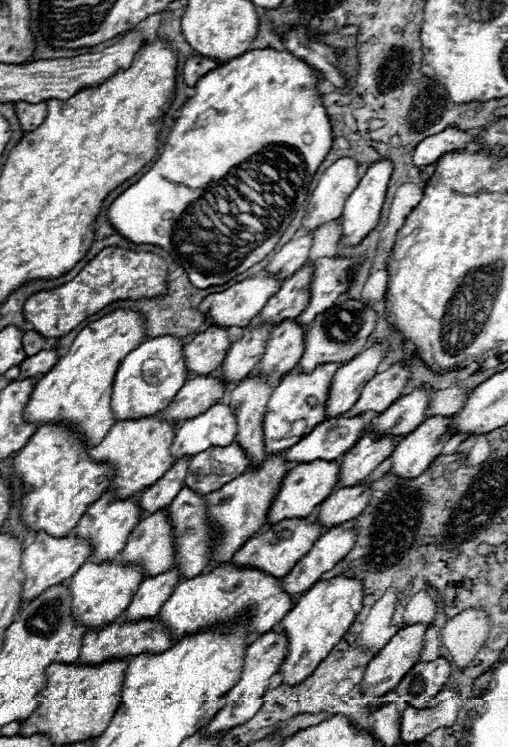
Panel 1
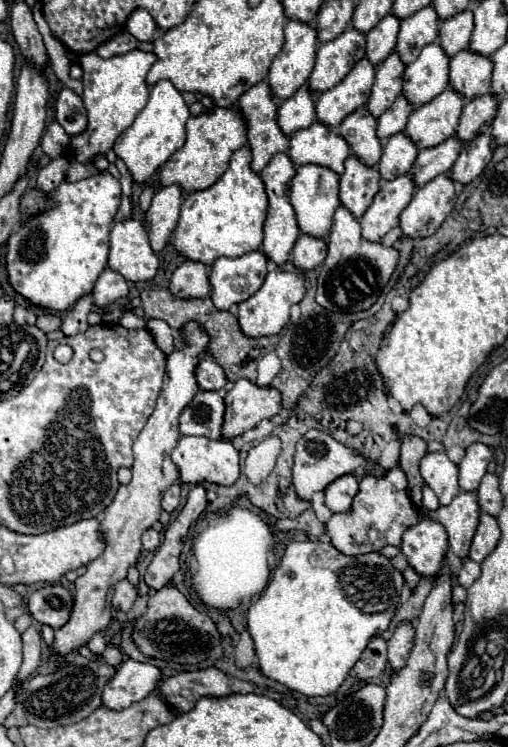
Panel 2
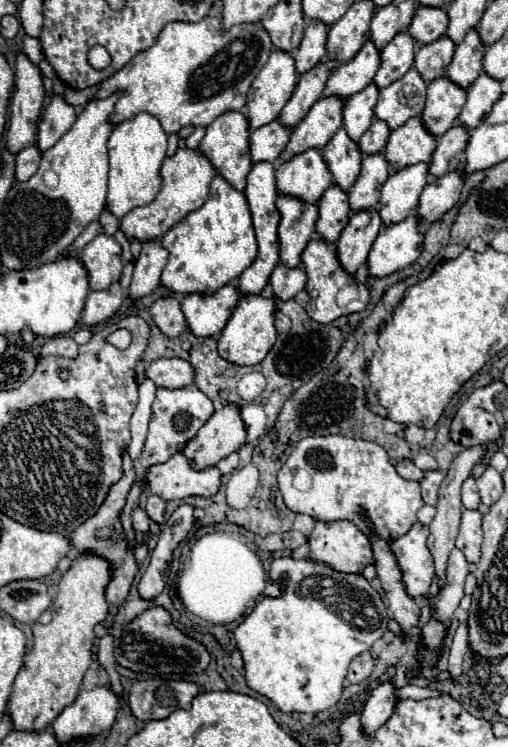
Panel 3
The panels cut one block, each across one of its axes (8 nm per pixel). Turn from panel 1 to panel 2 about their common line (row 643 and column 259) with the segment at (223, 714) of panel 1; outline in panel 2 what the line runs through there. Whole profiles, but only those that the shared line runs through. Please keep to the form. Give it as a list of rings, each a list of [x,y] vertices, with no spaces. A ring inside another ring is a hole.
[[[250,252],[240,258],[218,258],[210,266],[210,298],[218,310],[248,300],[264,282],[266,264],[262,252]]]

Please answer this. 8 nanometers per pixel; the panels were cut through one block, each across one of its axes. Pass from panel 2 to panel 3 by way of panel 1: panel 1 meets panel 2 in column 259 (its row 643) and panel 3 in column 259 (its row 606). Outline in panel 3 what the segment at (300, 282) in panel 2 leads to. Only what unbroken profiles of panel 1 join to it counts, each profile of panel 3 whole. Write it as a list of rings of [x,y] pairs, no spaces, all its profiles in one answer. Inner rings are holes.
[[[248,294],[248,298],[242,296],[218,340],[220,356],[240,366],[254,366],[262,362],[268,350],[272,348],[272,344],[276,342],[276,326],[274,326],[276,312],[278,308],[276,308],[274,298],[264,298],[260,294]]]

